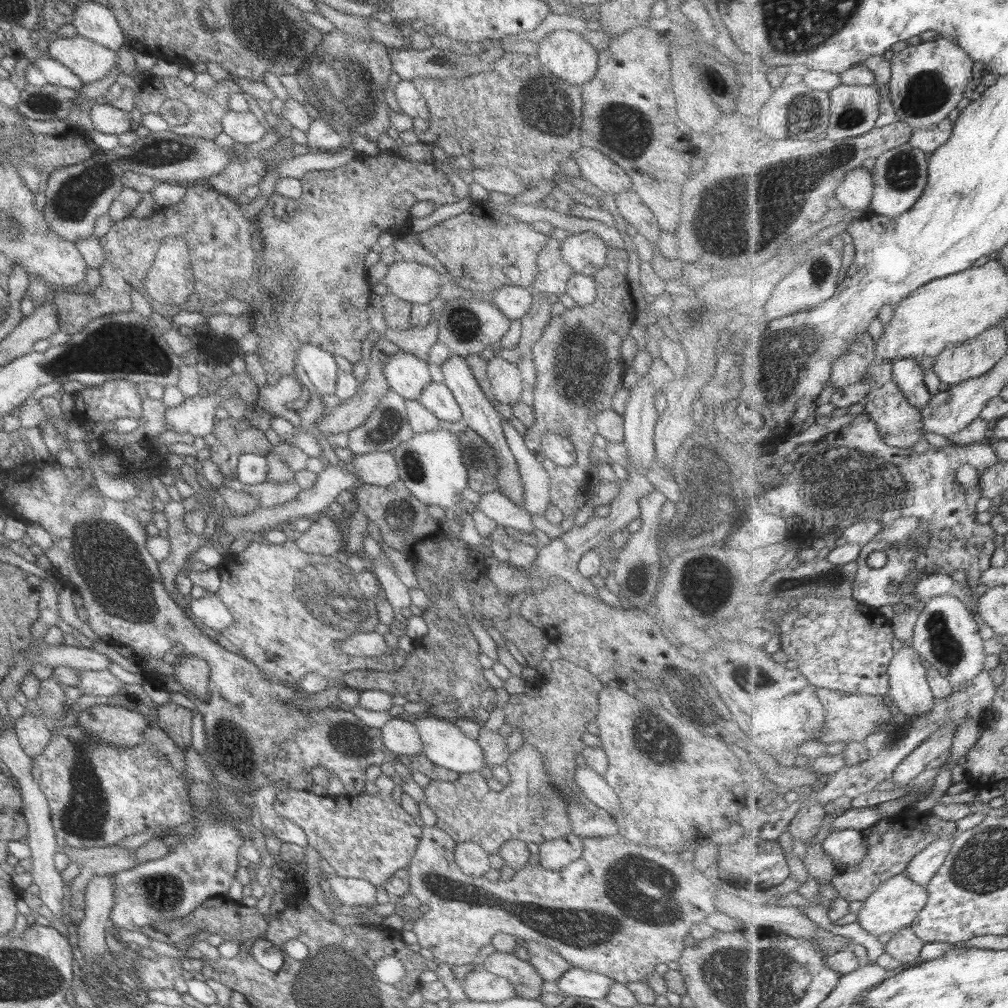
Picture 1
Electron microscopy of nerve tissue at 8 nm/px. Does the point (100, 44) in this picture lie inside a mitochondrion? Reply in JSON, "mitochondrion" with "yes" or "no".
{"mitochondrion":"no"}

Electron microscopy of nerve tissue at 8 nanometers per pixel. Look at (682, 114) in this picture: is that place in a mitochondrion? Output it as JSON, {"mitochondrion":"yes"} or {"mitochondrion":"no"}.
{"mitochondrion":"no"}

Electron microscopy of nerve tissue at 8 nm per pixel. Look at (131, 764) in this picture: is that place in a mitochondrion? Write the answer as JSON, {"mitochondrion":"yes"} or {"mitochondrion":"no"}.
{"mitochondrion":"no"}

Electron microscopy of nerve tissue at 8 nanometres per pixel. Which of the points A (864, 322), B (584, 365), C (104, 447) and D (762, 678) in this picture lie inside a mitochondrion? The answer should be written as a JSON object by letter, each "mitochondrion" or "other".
{"A":"other","B":"mitochondrion","C":"other","D":"mitochondrion"}

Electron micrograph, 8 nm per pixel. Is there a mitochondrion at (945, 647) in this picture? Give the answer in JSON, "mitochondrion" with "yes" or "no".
{"mitochondrion":"yes"}

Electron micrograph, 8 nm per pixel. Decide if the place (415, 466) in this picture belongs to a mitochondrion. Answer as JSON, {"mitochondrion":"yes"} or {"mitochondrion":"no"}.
{"mitochondrion":"yes"}

